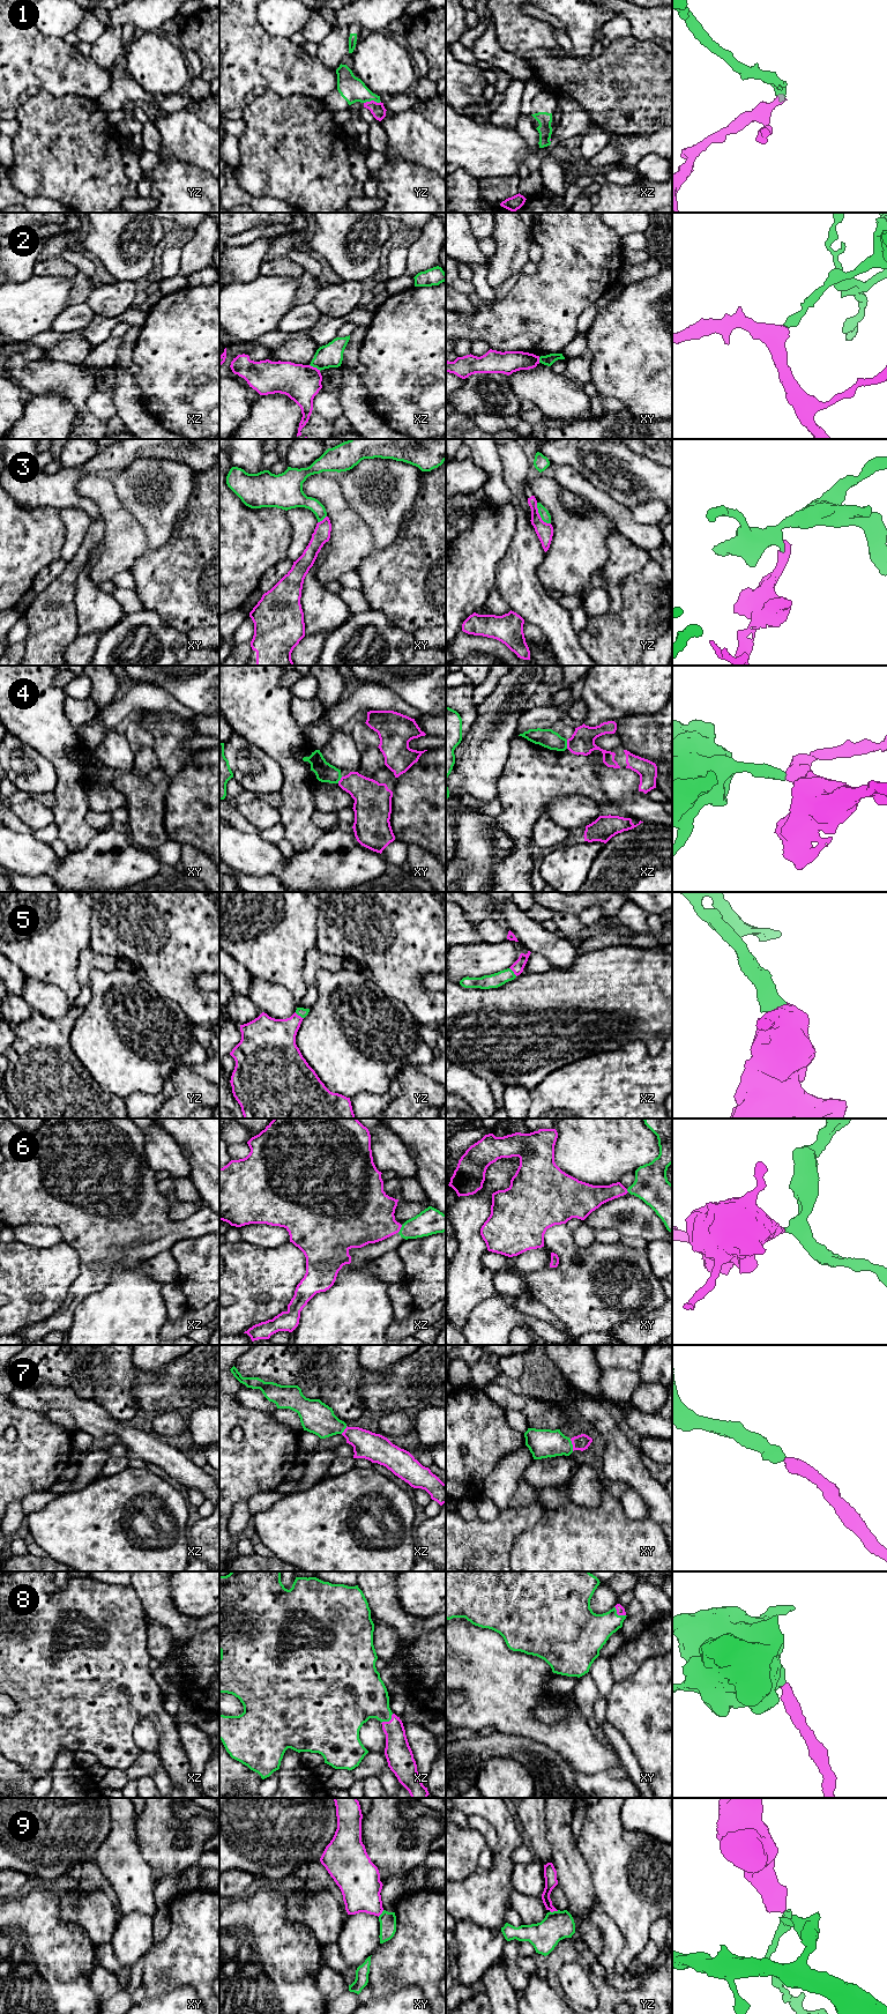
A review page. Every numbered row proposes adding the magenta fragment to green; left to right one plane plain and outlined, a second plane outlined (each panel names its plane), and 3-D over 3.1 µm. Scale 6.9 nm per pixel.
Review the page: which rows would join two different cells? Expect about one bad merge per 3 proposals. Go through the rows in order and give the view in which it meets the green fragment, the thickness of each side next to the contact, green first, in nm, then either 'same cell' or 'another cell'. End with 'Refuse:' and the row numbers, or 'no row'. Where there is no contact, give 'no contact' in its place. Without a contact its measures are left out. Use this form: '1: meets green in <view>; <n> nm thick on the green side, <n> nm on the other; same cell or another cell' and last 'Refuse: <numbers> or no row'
1: meets green in yz; 180 nm thick on the green side, 100 nm on the other; same cell
2: meets green in xz; 160 nm thick on the green side, 260 nm on the other; another cell
3: meets green in yz; 70 nm thick on the green side, 120 nm on the other; another cell
4: meets green in xz; 130 nm thick on the green side, 180 nm on the other; another cell
5: meets green in yz; 70 nm thick on the green side, 300 nm on the other; same cell
6: meets green in xz; 180 nm thick on the green side, 360 nm on the other; same cell
7: meets green in xy; 200 nm thick on the green side, 110 nm on the other; same cell
8: meets green in xy; 300 nm thick on the green side, 60 nm on the other; same cell
9: meets green in yz; 200 nm thick on the green side, 90 nm on the other; another cell
Refuse: 2, 3, 4, 9

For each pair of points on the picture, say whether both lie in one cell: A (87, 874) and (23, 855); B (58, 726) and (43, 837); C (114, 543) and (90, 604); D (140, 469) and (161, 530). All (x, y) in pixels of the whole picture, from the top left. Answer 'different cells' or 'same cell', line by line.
A: same cell
B: different cells
C: different cells
D: same cell

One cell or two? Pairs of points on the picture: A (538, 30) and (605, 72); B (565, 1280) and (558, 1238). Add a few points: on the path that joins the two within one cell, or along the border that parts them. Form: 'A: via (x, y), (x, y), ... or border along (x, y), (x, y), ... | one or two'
A: via (542, 51), (565, 75), (584, 75) | one
B: via (565, 1270), (565, 1248) | one

